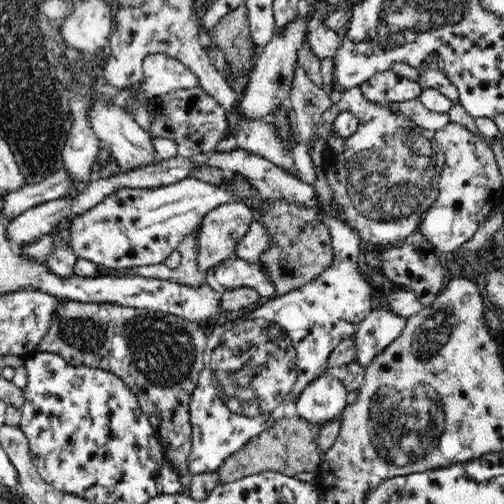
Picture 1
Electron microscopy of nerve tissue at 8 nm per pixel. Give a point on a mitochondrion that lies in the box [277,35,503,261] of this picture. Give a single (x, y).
(392, 176)

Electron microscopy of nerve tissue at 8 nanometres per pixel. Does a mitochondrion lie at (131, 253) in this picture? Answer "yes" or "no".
no

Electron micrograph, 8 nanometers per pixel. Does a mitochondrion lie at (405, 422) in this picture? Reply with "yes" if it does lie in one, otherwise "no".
yes

